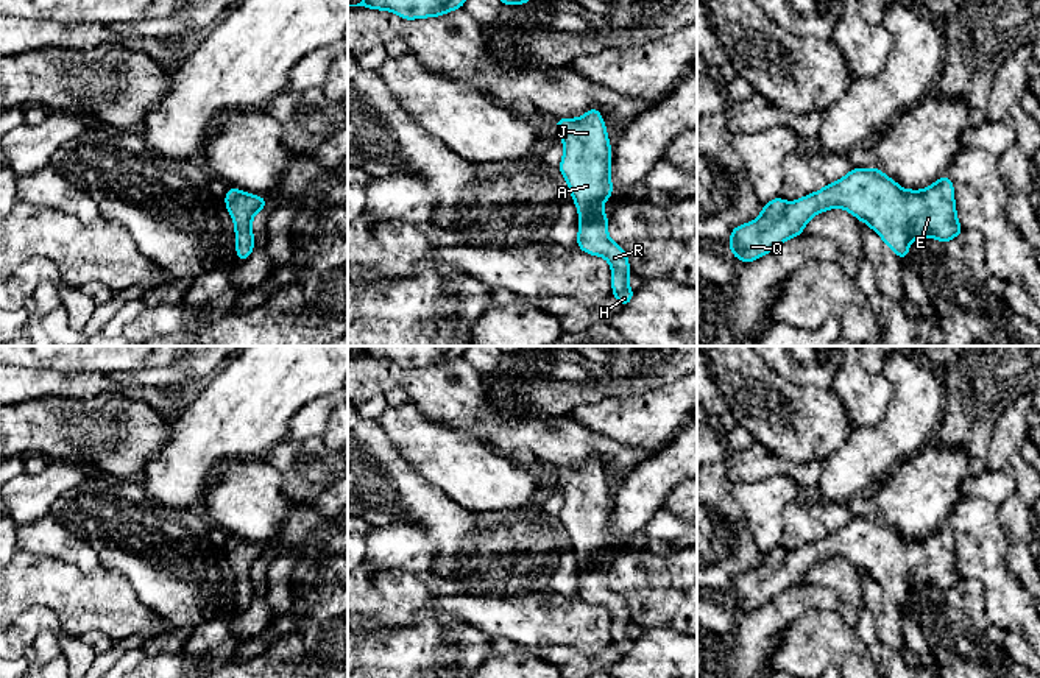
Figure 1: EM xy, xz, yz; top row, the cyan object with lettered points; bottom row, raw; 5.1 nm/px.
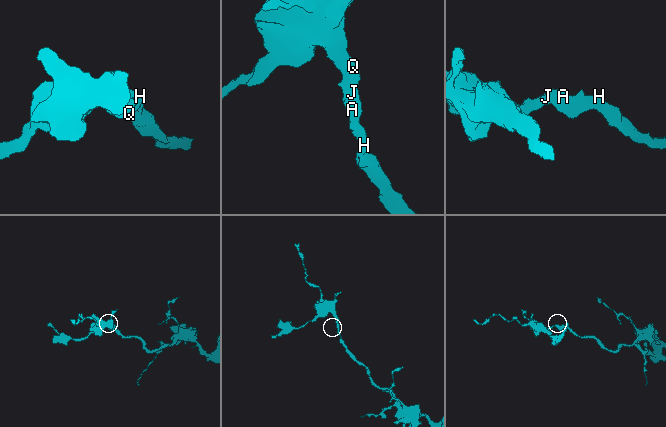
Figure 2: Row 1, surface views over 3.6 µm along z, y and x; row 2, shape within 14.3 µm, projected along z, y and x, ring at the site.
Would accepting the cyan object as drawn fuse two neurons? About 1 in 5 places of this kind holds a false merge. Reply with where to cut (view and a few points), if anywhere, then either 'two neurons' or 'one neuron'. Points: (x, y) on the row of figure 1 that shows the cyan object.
no cut; one neuron

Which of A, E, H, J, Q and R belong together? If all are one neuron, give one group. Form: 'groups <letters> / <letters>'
groups A E H J Q R

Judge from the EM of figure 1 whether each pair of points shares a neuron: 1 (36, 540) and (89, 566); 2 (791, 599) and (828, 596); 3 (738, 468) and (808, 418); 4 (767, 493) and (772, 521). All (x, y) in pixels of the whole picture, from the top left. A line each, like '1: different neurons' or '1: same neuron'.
1: same neuron
2: same neuron
3: different neurons
4: same neuron

